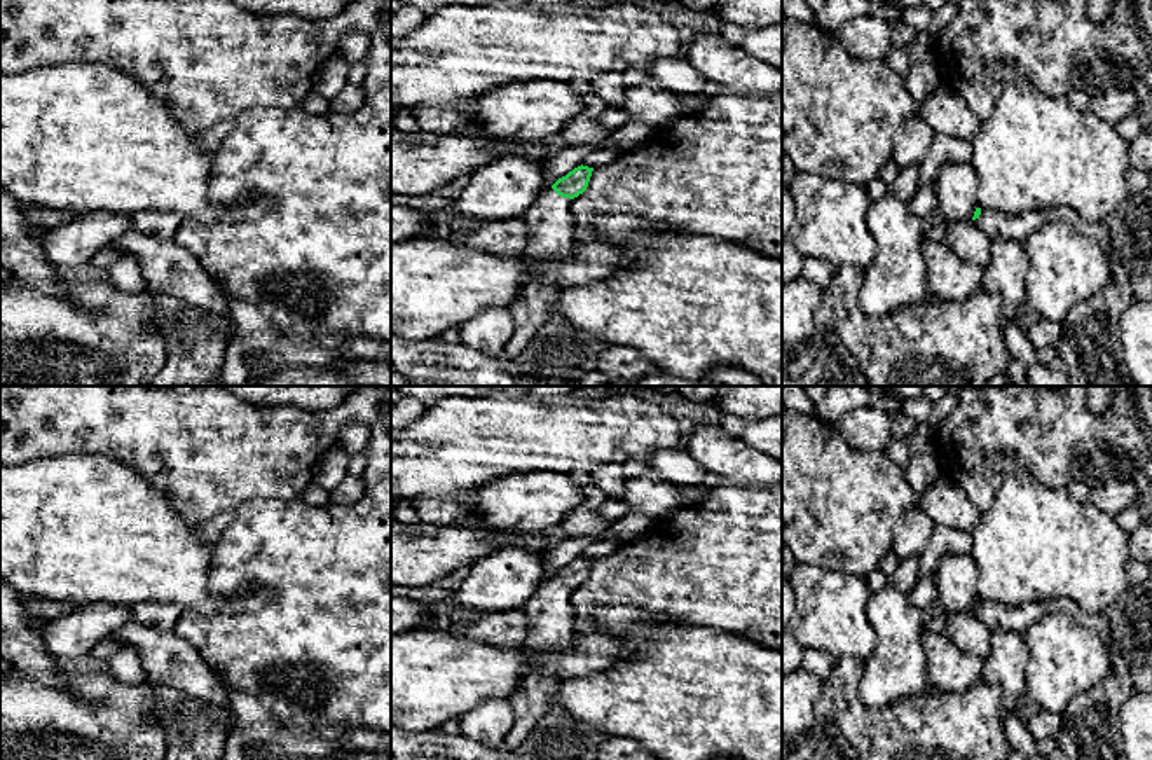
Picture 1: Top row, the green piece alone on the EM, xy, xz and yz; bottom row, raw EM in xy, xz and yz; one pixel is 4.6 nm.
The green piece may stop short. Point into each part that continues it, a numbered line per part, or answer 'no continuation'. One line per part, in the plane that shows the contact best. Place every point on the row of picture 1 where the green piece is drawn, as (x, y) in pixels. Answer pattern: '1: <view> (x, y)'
1: xz (550, 224)

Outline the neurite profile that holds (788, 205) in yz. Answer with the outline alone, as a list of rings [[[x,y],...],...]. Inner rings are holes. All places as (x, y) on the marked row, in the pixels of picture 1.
[[[782,185],[782,238],[787,238],[796,217],[796,204],[792,201],[791,187]]]

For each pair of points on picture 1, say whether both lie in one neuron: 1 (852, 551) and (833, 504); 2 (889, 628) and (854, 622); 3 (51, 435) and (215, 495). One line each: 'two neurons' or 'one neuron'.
1: one neuron
2: two neurons
3: one neuron

